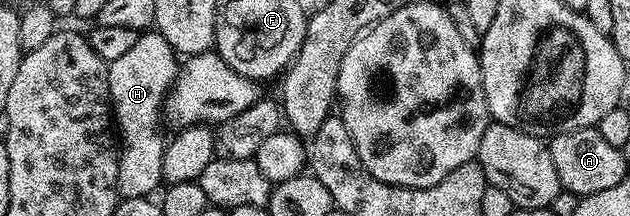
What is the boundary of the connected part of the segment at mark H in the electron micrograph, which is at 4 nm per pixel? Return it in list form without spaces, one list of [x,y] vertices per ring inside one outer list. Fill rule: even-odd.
[[[148,29],[137,34],[134,46],[123,57],[118,57],[118,61],[108,64],[108,97],[112,100],[112,113],[115,126],[118,128],[120,146],[118,189],[125,199],[134,197],[146,199],[155,196],[164,183],[162,161],[166,134],[164,135],[163,129],[160,128],[160,118],[165,118],[166,100],[176,84],[177,76],[178,56],[166,41],[166,37],[162,37],[155,29]]]

